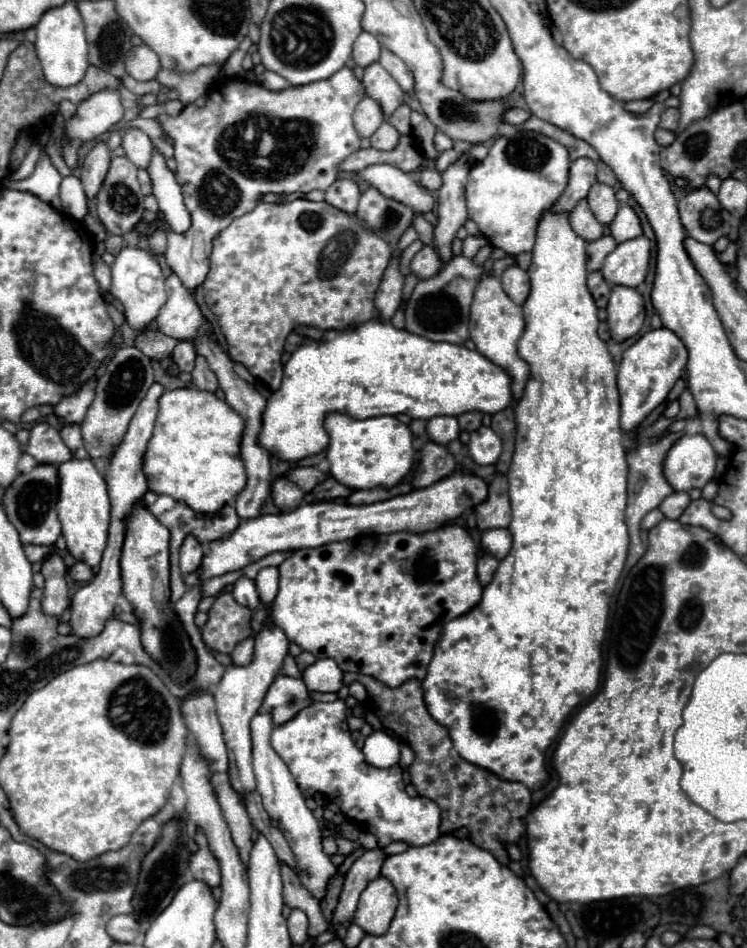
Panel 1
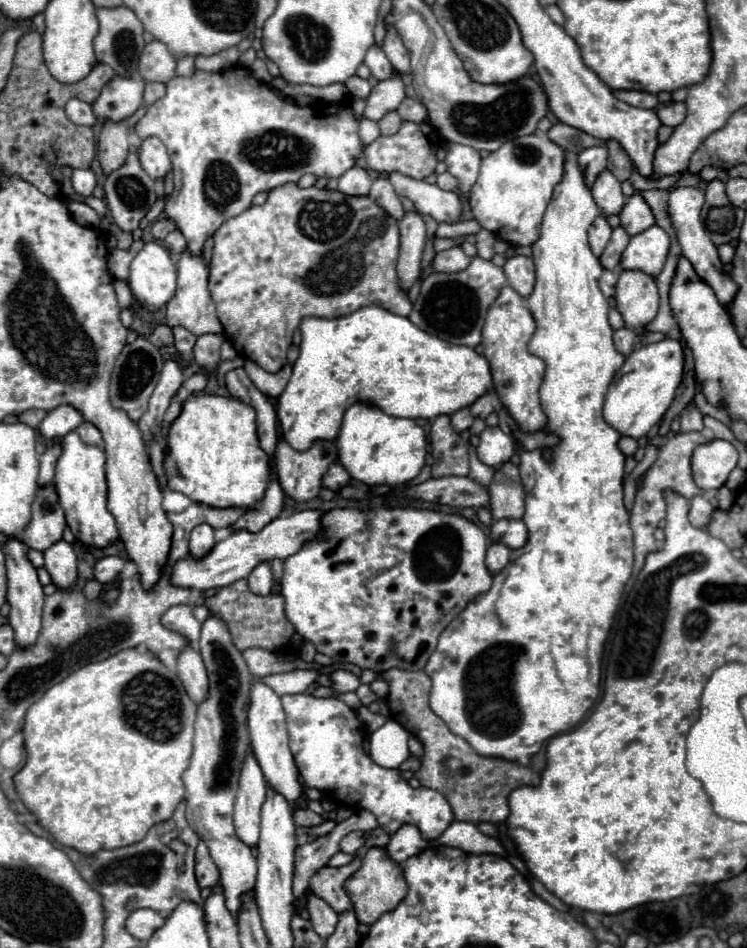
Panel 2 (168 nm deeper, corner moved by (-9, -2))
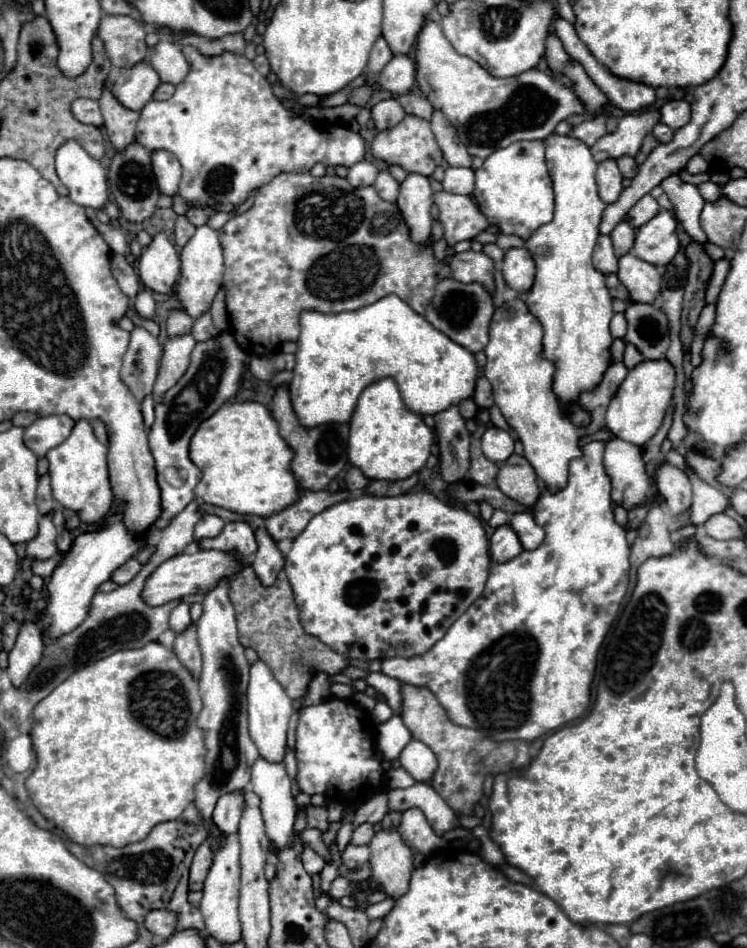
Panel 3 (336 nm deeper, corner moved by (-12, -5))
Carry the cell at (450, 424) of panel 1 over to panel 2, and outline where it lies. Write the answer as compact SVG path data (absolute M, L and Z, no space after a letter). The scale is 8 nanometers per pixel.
M460 409L460 411L450 415L450 421L452 421L452 427L456 429L456 433L462 433L462 431L470 429L474 417L470 415L470 409Z

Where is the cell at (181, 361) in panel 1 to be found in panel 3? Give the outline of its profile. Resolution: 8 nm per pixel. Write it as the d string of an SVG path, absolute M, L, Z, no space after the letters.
M169 310L169 316L167 316L167 332L169 332L169 336L187 334L187 332L191 332L191 326L193 326L193 318L187 312Z

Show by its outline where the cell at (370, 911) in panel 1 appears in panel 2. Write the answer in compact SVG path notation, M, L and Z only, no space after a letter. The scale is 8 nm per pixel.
M376 847L366 851L366 855L362 859L362 867L346 881L344 887L346 887L346 891L354 903L358 921L366 923L366 925L374 925L380 919L380 915L396 909L396 905L408 893L408 885L404 881L402 869L396 863L392 863L392 859L386 855L384 849L376 849Z

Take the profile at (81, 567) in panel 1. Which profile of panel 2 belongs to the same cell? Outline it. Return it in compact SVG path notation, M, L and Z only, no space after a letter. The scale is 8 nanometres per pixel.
M104 557L94 565L94 579L100 581L102 585L112 583L118 577L118 573L122 571L122 567L124 567L124 559L120 559L120 557Z

